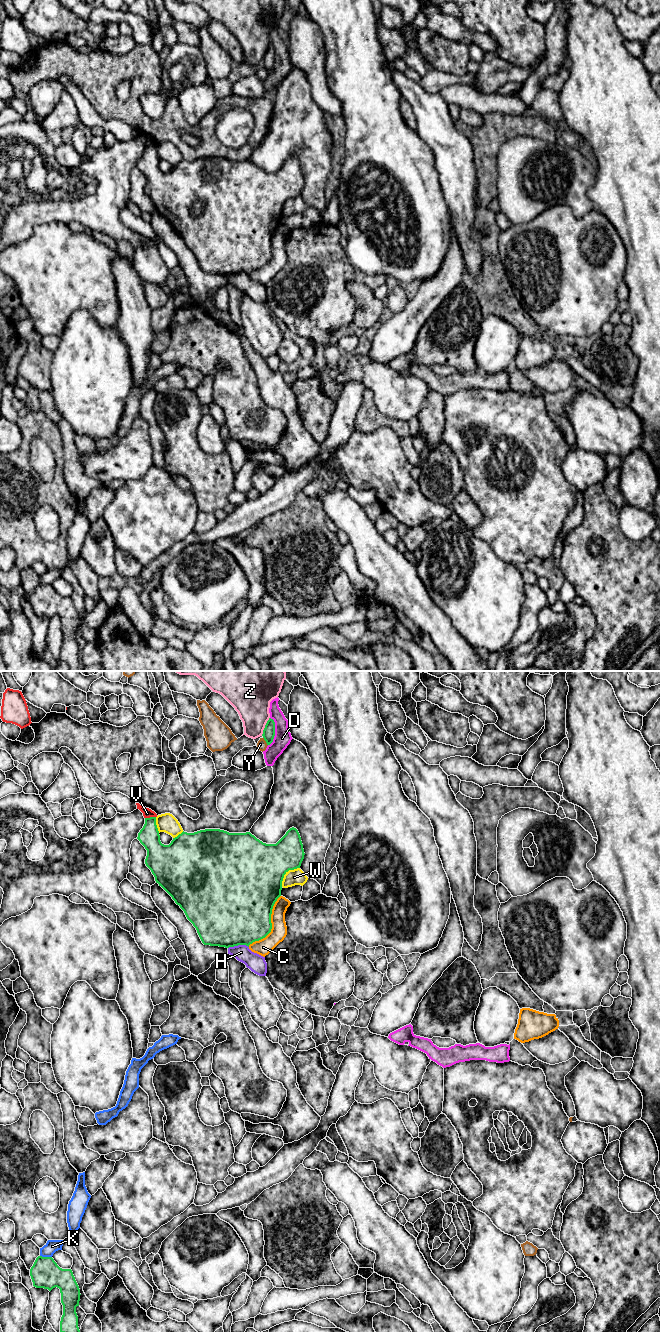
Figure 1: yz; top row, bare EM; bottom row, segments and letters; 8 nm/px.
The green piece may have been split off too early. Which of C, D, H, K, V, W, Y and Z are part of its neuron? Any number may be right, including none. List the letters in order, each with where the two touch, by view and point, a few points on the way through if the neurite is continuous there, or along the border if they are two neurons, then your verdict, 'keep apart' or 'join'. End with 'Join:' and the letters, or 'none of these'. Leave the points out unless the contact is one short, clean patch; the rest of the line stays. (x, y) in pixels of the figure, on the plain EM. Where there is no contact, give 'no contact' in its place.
C: contact yz (271, 252); keep apart
D: contact yz (274, 59); keep apart
H: contact yz (238, 272); keep apart
K: contact yz (46, 585); border yz (40, 583), (51, 585); keep apart
V: contact yz (150, 145); border yz (155, 144), (145, 146); keep apart
W: contact yz (285, 201); keep apart
Y: contact yz (265, 68); border yz (263, 65), (267, 73); keep apart
Z: contact yz (265, 54); keep apart
Join: none of these

